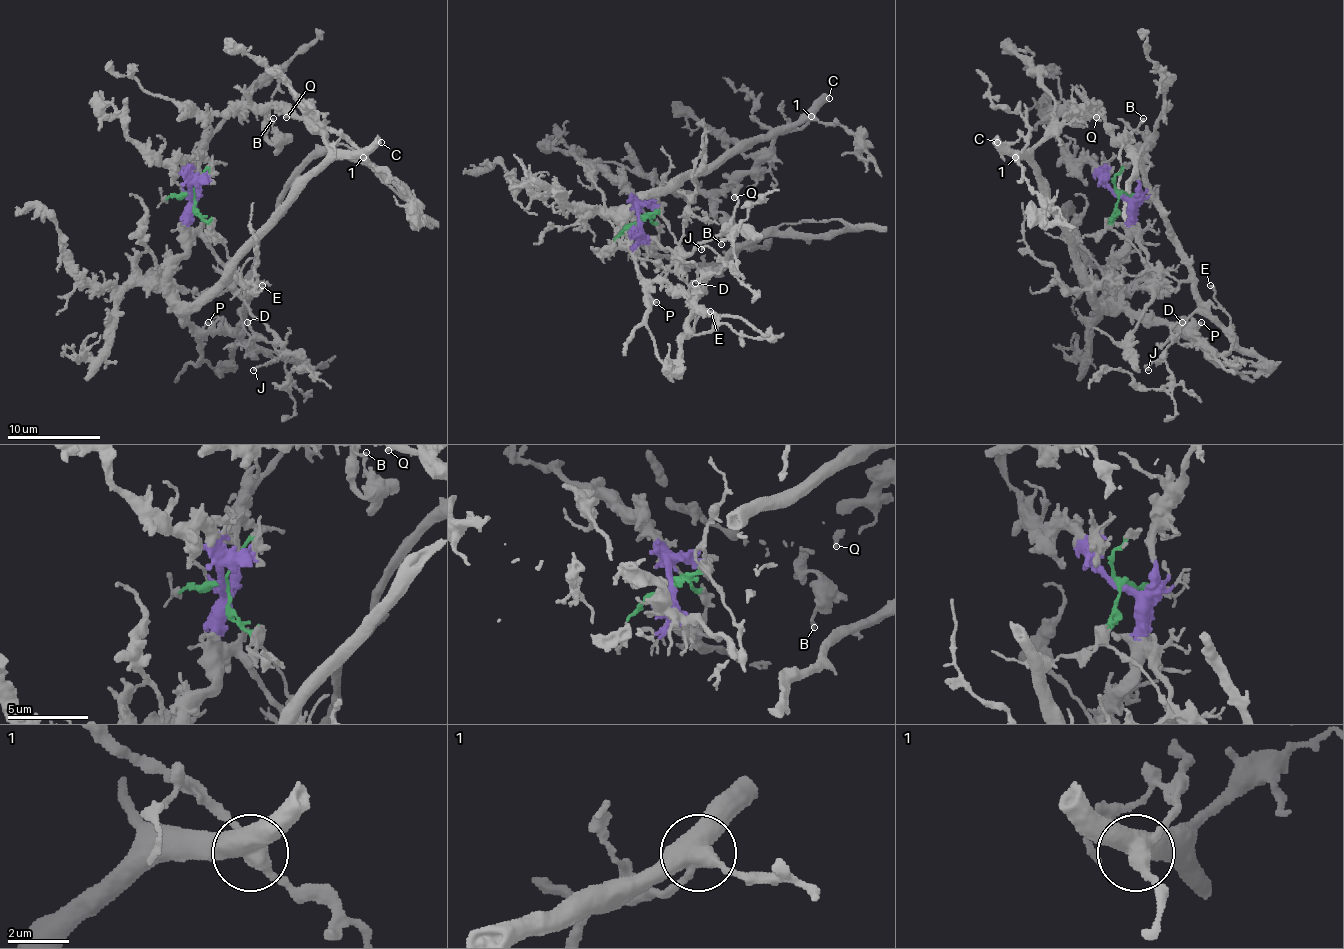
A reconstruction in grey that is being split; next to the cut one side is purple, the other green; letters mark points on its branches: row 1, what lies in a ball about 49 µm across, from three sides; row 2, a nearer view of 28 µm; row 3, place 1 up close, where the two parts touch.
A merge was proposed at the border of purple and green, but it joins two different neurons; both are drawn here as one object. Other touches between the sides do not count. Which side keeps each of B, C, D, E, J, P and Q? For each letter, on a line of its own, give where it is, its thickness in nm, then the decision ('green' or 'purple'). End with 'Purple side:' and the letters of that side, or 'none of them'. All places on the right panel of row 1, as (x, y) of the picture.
B: at (1143, 118); 200 nm thick; purple
C: at (997, 142); 550 nm thick; purple
D: at (1182, 322); 200 nm thick; green
E: at (1210, 285); 170 nm thick; green
J: at (1148, 370); 170 nm thick; green
P: at (1201, 322); 180 nm thick; purple
Q: at (1096, 117); 300 nm thick; purple
Purple side: B, C, P, Q

